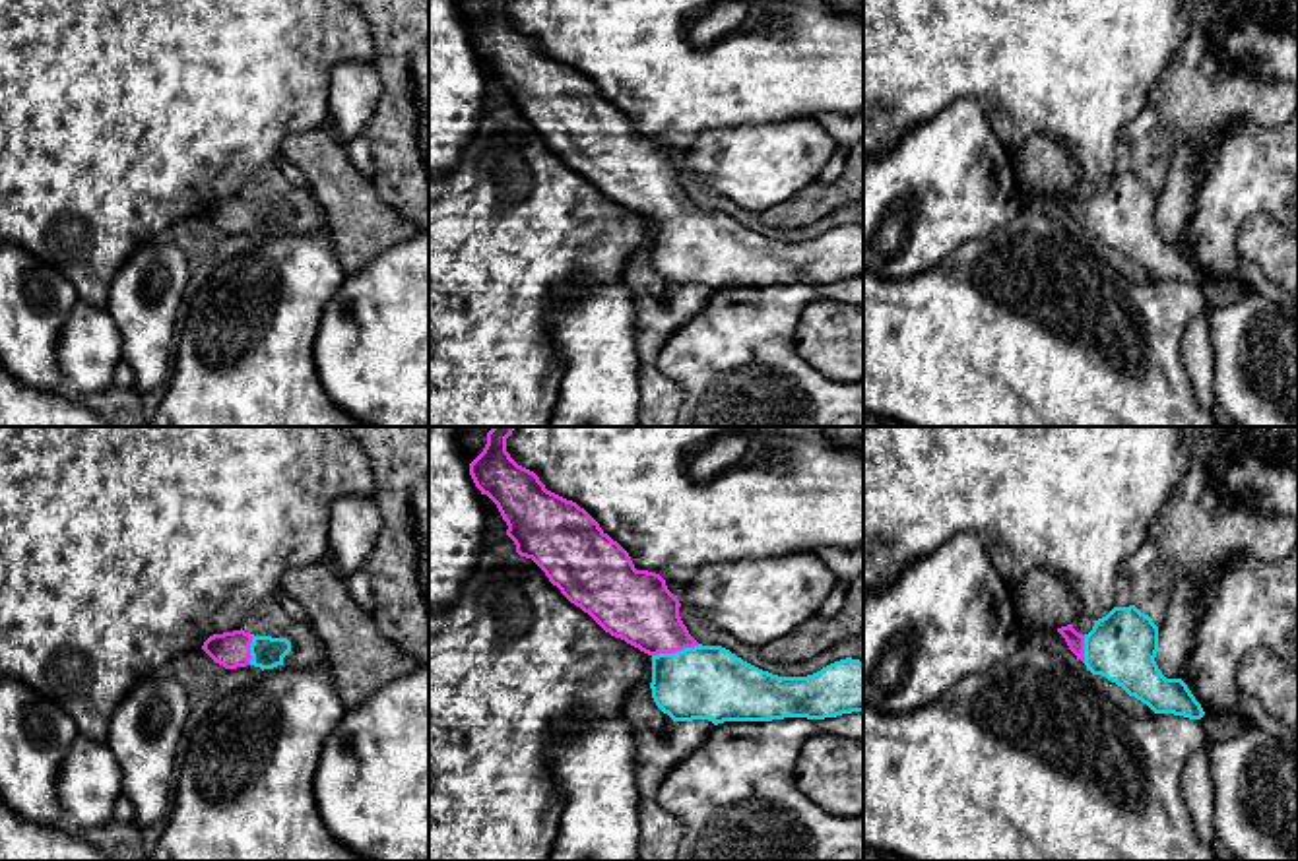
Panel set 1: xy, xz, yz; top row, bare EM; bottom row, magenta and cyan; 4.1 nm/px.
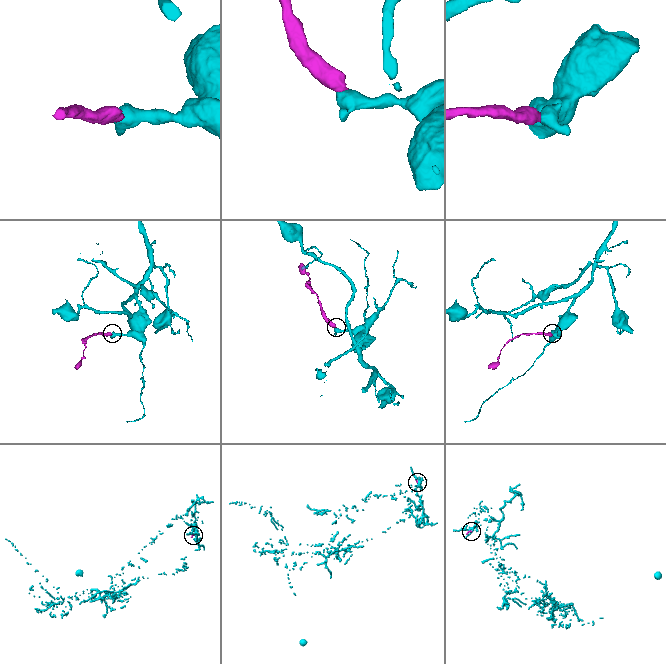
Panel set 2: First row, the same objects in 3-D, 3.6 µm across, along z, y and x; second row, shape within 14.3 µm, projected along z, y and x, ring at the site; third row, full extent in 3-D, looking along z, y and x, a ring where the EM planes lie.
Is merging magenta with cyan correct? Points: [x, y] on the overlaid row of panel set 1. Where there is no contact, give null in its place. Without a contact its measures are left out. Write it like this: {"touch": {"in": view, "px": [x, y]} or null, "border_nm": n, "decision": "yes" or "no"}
{"touch": {"in": "xz", "px": [676, 650]}, "border_nm": 200, "decision": "yes"}

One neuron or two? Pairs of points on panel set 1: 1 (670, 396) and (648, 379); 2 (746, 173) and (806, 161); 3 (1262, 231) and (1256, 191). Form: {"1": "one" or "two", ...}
{"1": "one", "2": "one", "3": "two"}

